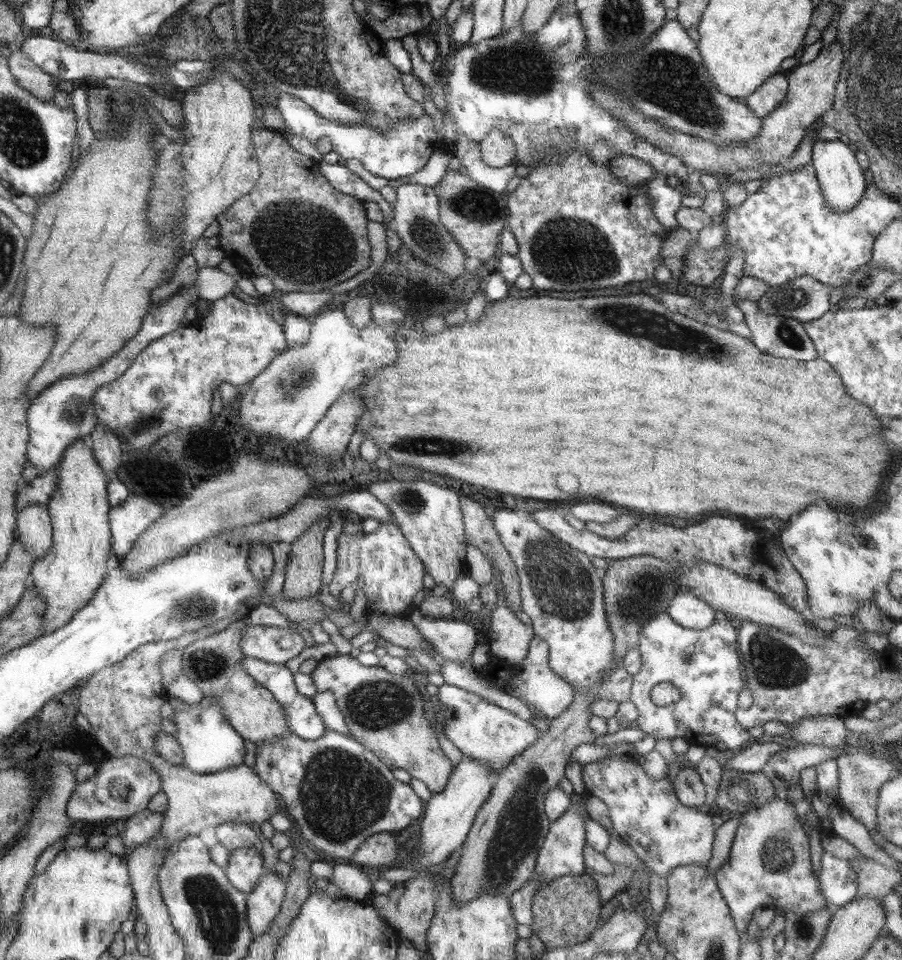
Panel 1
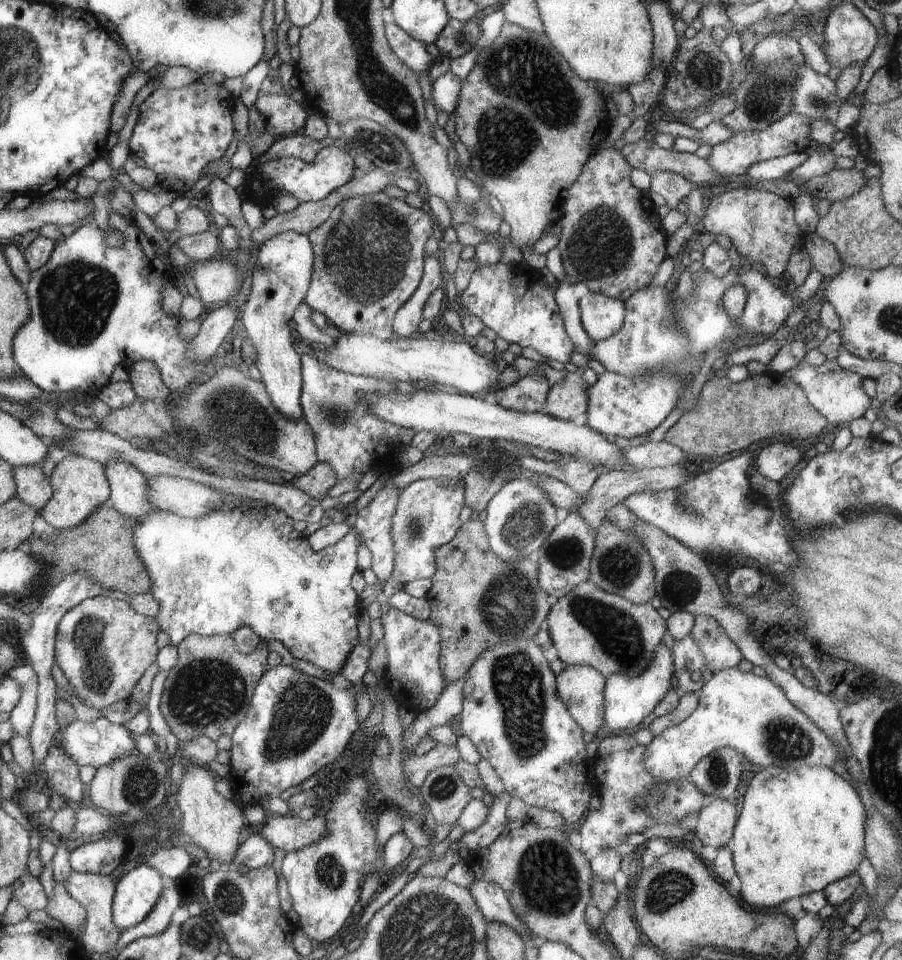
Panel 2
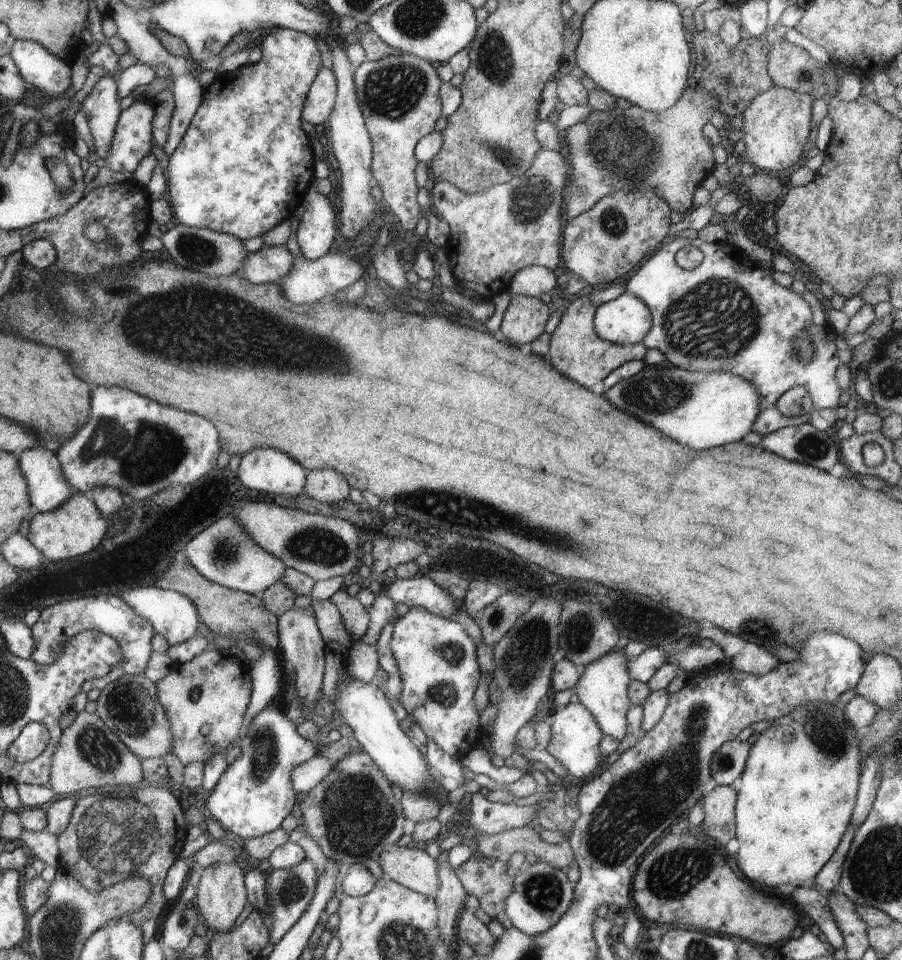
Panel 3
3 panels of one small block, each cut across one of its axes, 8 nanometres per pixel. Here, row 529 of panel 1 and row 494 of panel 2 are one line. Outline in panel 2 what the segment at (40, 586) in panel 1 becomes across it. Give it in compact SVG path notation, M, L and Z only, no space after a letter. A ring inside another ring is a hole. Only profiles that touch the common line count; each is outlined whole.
M73 453L58 455L56 468L49 478L53 496L39 513L52 531L66 531L84 523L112 495L112 486L105 476L105 468L97 461Z

